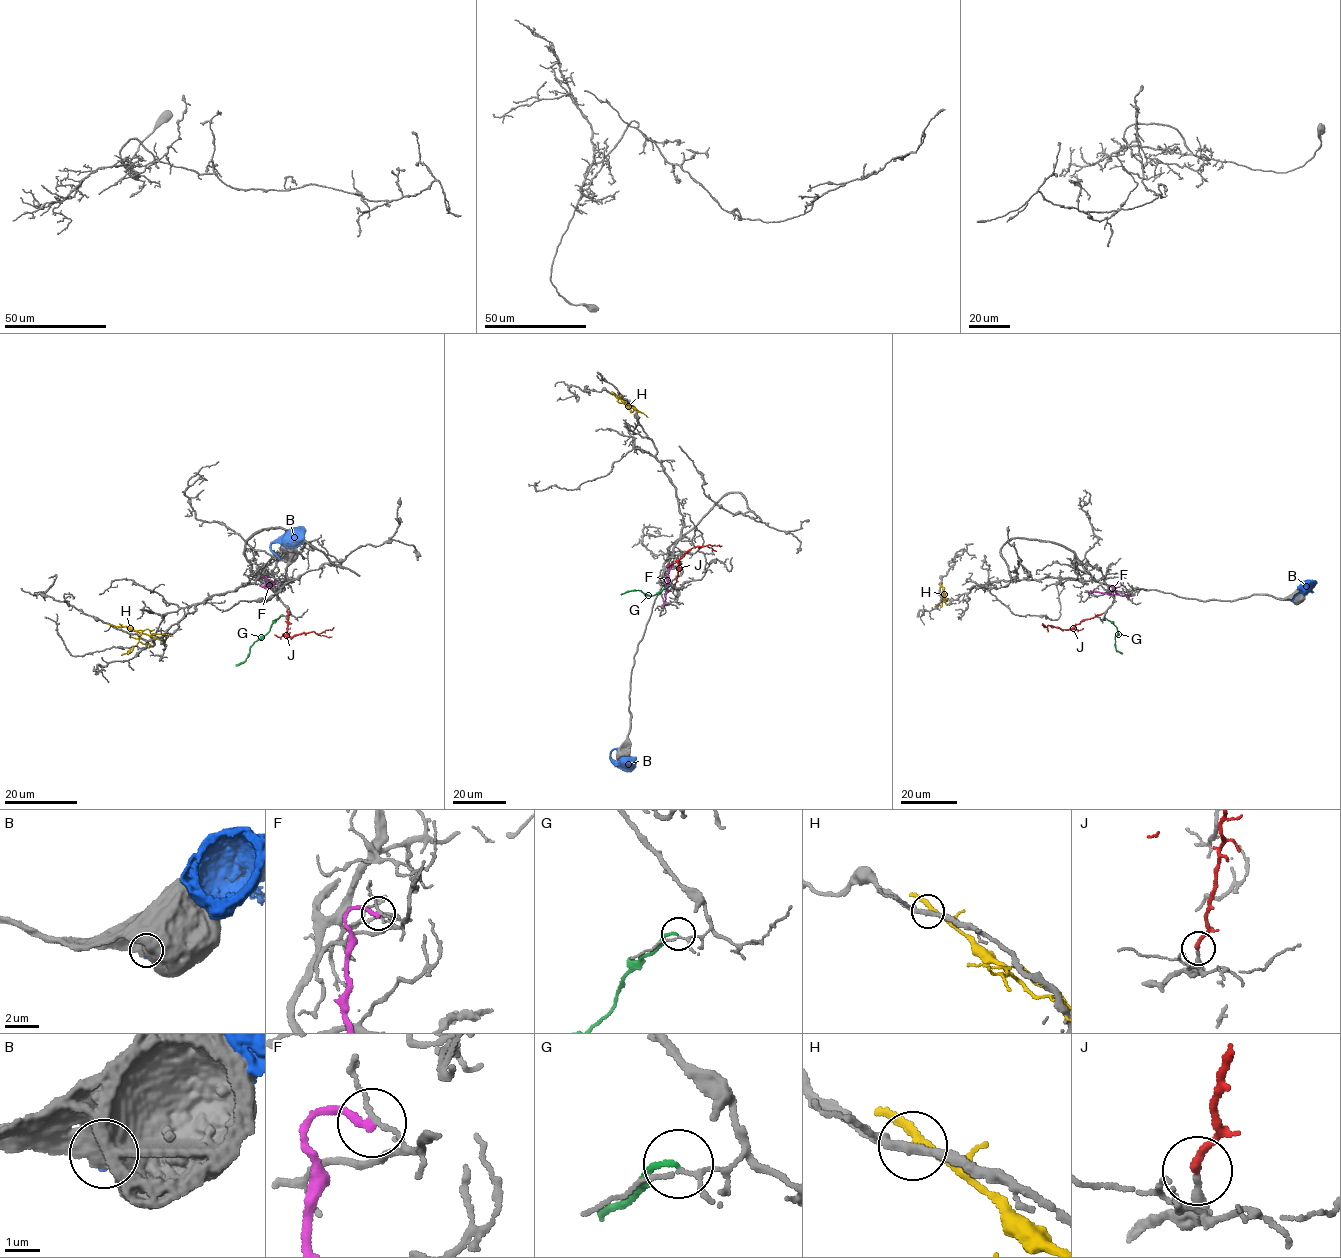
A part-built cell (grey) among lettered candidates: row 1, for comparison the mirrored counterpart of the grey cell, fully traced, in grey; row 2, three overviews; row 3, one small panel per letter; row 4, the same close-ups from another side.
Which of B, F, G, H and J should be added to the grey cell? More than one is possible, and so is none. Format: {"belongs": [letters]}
{"belongs": ["J"]}

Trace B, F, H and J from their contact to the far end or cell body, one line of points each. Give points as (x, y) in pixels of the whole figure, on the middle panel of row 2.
B: (617, 748), (612, 749), (610, 757), (625, 766), (635, 767)
F: (673, 565), (668, 566), (668, 587), (662, 605)
H: (614, 394), (627, 405), (617, 401), (613, 394)
J: (675, 584), (679, 560), (685, 553), (697, 546), (722, 545)

